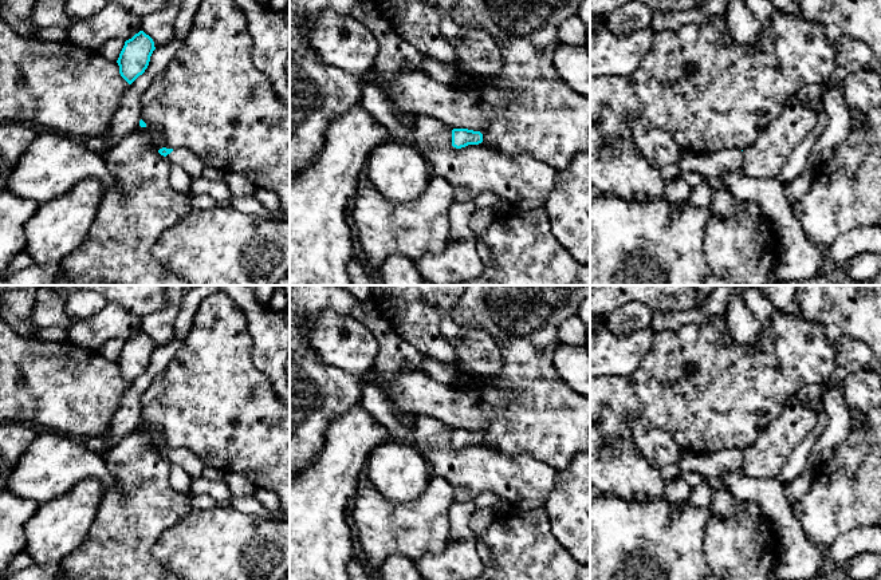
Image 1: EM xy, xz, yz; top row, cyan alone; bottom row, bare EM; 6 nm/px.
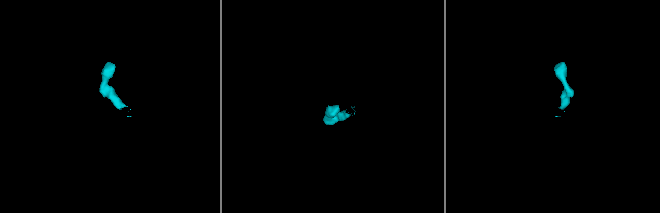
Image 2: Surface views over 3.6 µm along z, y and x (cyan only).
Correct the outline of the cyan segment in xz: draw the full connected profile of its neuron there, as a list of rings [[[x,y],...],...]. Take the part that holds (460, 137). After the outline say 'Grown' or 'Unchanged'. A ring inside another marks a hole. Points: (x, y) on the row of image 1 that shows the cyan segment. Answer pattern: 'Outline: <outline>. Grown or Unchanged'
Outline: [[[468,129],[452,130],[452,146],[456,149],[465,147],[468,145],[479,145],[483,142],[483,134]]]. Unchanged

